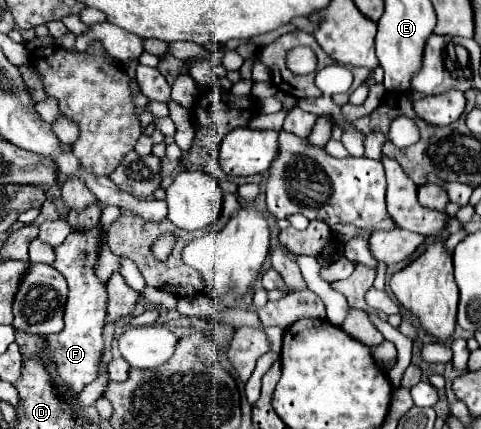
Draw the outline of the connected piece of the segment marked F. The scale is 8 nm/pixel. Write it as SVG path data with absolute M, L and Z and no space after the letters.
M99 230L91 232L71 232L61 246L55 248L53 266L65 276L69 284L69 296L65 304L65 328L59 334L43 336L43 352L57 368L57 376L67 388L67 392L81 392L89 382L97 378L97 362L103 354L103 338L101 328L107 312L107 292L105 286L95 278L93 266L97 260L99 248Z

